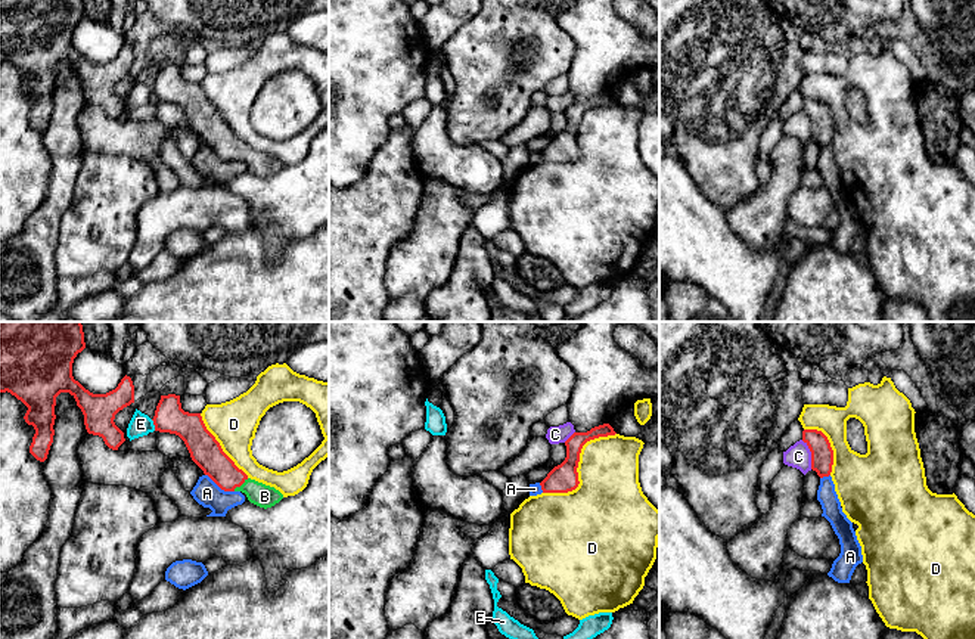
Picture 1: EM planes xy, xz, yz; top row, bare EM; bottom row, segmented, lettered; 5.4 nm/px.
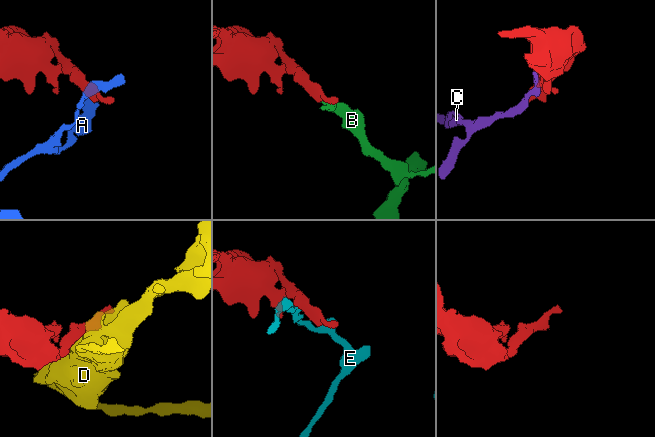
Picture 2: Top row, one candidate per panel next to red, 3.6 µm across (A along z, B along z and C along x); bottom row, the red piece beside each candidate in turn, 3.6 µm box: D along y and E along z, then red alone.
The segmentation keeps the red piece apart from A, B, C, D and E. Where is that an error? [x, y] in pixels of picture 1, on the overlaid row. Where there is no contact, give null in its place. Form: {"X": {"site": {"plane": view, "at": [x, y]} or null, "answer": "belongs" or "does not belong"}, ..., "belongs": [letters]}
{"A": {"site": {"plane": "xy", "at": [220, 487]}, "answer": "does not belong"}, "B": {"site": {"plane": "xy", "at": [241, 484]}, "answer": "belongs"}, "C": {"site": {"plane": "yz", "at": [812, 455]}, "answer": "does not belong"}, "D": {"site": {"plane": "xz", "at": [577, 467]}, "answer": "does not belong"}, "E": {"site": {"plane": "xy", "at": [154, 424]}, "answer": "does not belong"}, "belongs": ["B"]}

